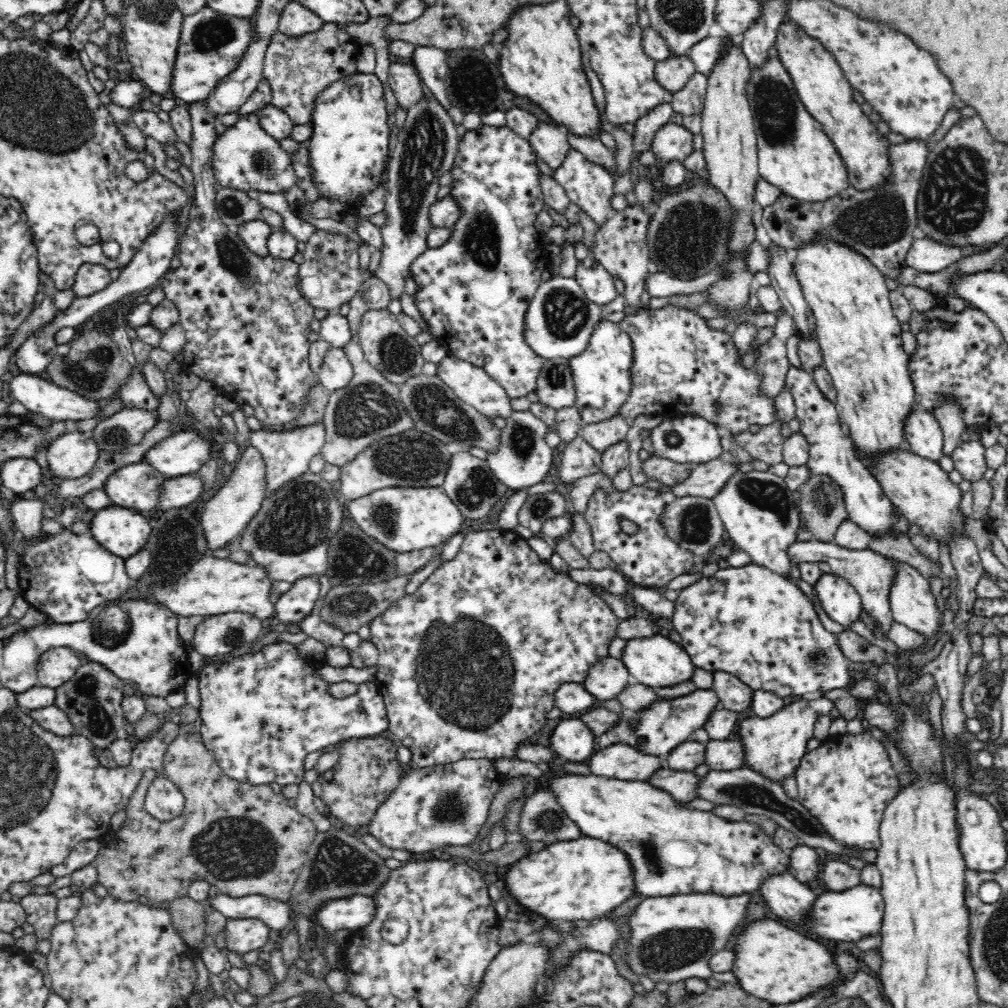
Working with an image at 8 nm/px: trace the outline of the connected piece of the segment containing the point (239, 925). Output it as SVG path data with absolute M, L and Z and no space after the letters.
M260 917L232 920L227 919L228 950L235 954L248 951L259 951L272 934L272 927Z

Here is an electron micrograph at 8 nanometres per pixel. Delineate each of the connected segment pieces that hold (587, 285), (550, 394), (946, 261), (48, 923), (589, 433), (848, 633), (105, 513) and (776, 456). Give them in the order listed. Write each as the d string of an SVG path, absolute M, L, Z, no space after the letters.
M592 254L578 262L574 278L596 304L610 304L618 296L614 276Z
M546 359L538 376L535 393L541 404L550 406L554 410L574 405L576 387L570 359Z
M930 237L916 238L906 253L905 265L920 272L938 272L950 266L952 262L964 260L974 254L982 254L992 248L994 245L948 245Z
M50 892L26 893L21 898L20 904L26 911L26 922L34 927L38 939L49 938L50 929L57 923L56 909L59 898Z
M618 412L610 418L583 424L579 433L592 447L598 449L601 454L611 444L625 438L630 422L630 418L624 417L622 413Z
M844 629L837 634L838 644L847 658L853 662L882 663L884 658L889 656L886 651L870 643L865 637L854 632L854 630Z
M118 506L96 511L90 526L89 535L124 560L144 549L152 536L152 528L140 512Z
M780 423L760 427L757 433L750 431L738 434L735 439L748 449L754 459L760 459L769 465L783 462L784 436L780 433Z

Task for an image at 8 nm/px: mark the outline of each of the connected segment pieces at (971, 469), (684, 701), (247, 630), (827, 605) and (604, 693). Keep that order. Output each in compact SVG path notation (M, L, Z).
M971 438L970 441L961 442L951 454L954 468L962 474L962 478L976 482L984 478L988 468L984 444L980 439Z
M713 688L696 689L694 692L686 696L680 696L680 698L674 698L674 700L658 700L656 704L648 706L637 714L633 713L638 718L638 724L632 725L630 721L626 720L624 718L625 713L622 715L622 722L612 726L610 732L602 734L596 742L602 746L602 749L610 746L610 744L628 744L628 746L641 749L645 753L666 756L676 746L687 741L692 732L698 730L698 728L703 728L718 704L721 704L720 698L718 698L718 693Z
M228 612L202 619L190 643L202 657L222 656L250 644L262 632L262 620L249 613Z
M831 573L823 574L814 589L821 608L838 624L848 628L860 619L863 612L861 597L846 580Z
M610 657L600 661L591 669L583 685L597 699L616 699L633 682L631 673L622 659Z

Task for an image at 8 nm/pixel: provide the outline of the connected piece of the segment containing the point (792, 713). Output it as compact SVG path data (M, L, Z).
M822 697L816 700L796 701L768 718L748 717L739 721L735 735L746 747L746 766L783 783L794 775L795 768L804 756L805 745L813 737L813 729L820 716L828 716L834 710L834 701Z

